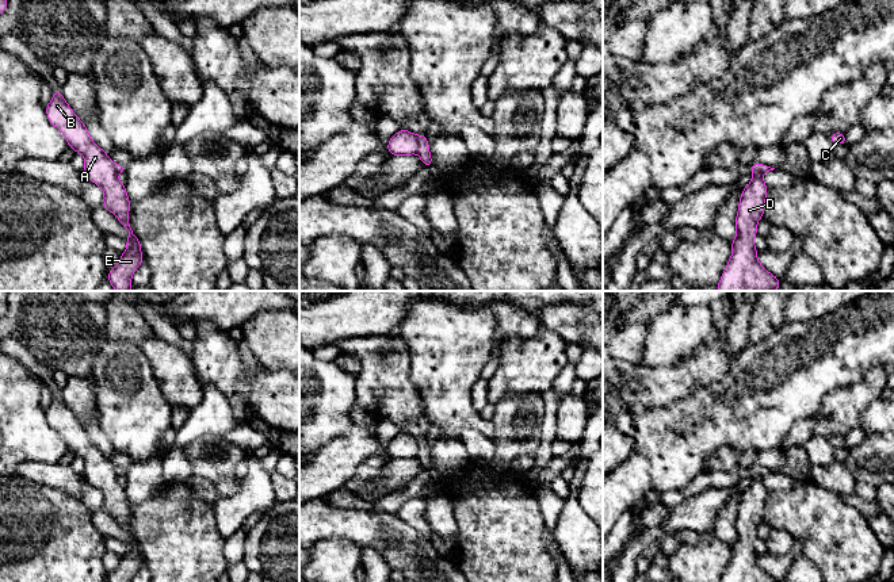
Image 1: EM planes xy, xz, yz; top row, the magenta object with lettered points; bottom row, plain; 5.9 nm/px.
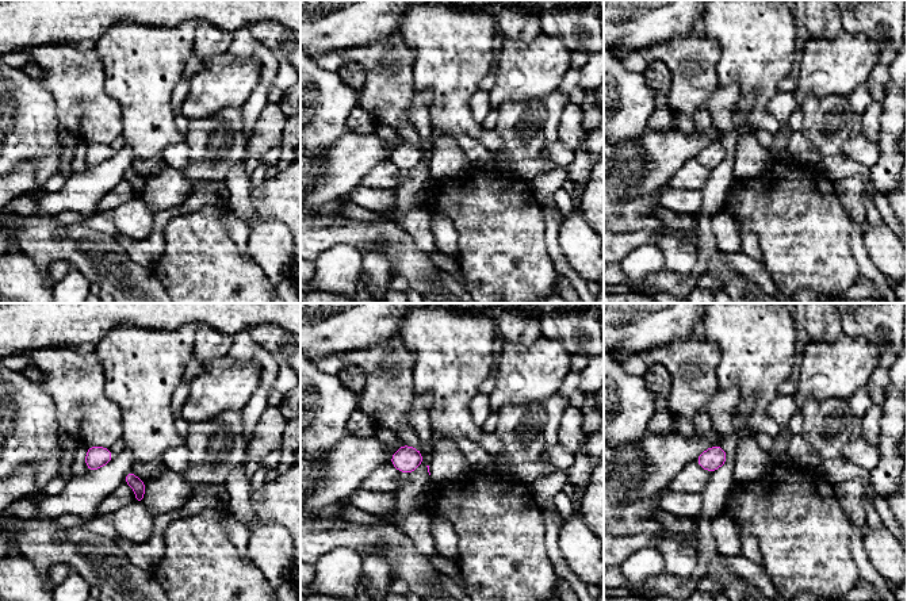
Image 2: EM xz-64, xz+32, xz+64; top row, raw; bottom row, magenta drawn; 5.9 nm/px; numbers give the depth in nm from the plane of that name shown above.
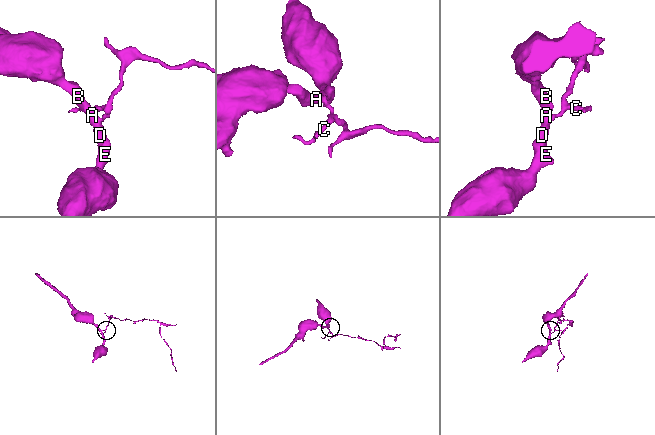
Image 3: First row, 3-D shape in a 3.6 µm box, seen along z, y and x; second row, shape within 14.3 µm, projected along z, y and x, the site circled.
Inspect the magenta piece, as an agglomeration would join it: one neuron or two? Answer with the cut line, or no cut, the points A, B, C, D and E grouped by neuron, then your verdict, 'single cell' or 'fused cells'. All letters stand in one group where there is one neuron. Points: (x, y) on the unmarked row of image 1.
cut xz (419, 440), (419, 452), (416, 455); groups A B D E / C; fused cells

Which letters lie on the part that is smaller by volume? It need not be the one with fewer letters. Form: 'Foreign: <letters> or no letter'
Foreign: C

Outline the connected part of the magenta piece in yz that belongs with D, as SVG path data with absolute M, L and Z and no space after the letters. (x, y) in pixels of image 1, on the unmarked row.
M763 475L753 476L749 487L741 494L736 520L736 541L730 544L733 555L721 582L778 582L757 562L754 540L757 527L764 520L768 490Z

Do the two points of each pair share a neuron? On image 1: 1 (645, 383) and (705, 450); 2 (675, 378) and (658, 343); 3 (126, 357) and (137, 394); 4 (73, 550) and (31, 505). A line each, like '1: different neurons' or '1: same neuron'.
1: different neurons
2: different neurons
3: same neuron
4: same neuron

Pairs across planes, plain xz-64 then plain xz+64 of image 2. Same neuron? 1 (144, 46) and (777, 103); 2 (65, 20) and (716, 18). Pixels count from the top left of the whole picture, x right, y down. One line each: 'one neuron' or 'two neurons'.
1: two neurons
2: two neurons

